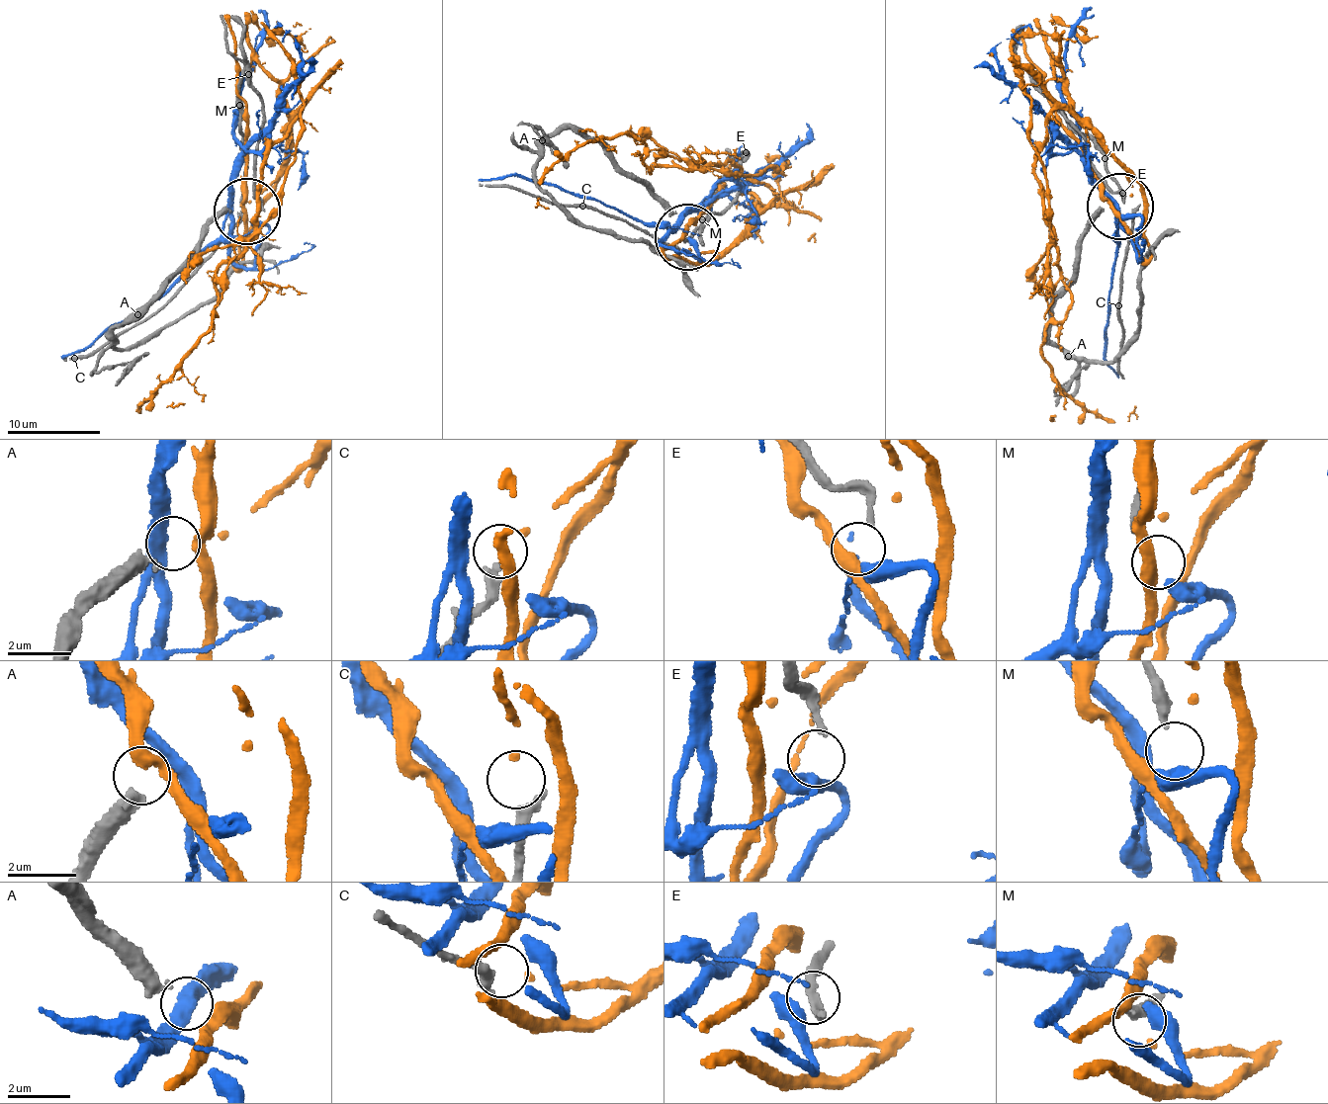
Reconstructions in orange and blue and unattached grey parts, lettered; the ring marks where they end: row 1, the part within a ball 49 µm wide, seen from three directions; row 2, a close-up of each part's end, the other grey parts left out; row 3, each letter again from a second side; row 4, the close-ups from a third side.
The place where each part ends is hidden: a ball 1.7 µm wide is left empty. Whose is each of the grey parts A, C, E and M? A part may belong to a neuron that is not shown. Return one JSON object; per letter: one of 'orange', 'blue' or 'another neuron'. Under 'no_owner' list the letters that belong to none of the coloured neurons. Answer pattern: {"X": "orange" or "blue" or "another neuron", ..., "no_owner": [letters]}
{"A": "another neuron", "C": "orange", "E": "another neuron", "M": "blue", "no_owner": ["A", "E"]}

